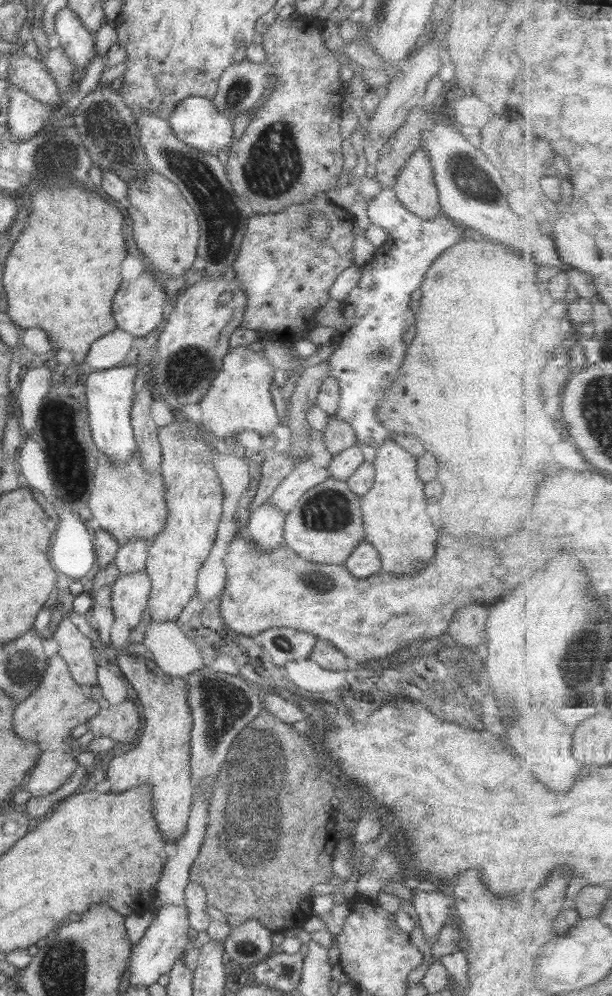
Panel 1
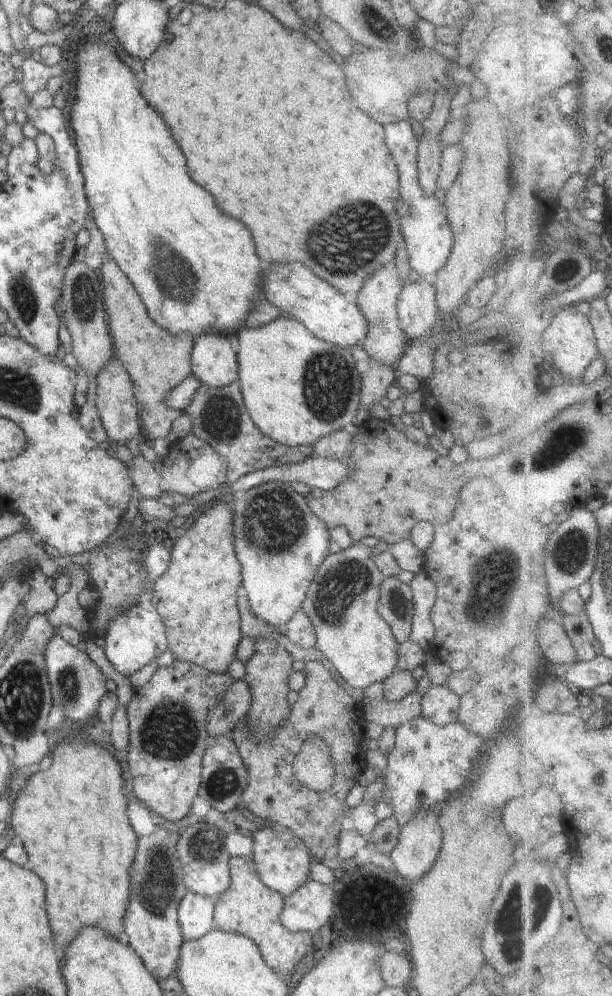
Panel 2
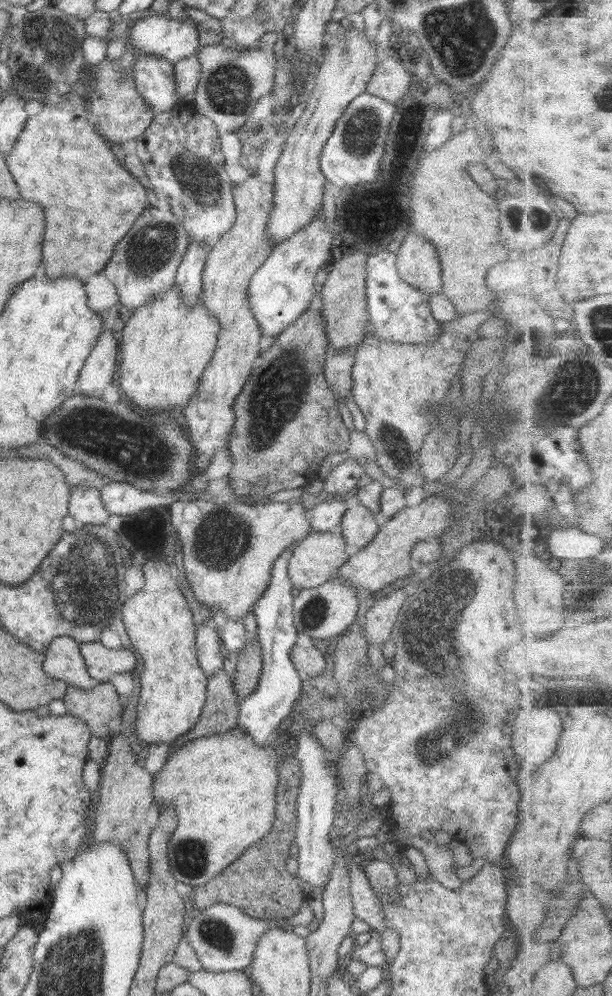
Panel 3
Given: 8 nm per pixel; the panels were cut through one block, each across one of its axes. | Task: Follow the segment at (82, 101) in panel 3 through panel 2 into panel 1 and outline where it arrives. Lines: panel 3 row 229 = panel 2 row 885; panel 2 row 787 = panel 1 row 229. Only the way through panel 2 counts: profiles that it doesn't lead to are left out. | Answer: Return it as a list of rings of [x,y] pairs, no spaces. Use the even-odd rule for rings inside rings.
[[[82,185],[62,187],[40,186],[38,190],[32,192],[31,199],[32,206],[30,210],[22,215],[22,218],[26,216],[26,230],[24,230],[18,237],[18,240],[14,242],[10,255],[6,260],[6,267],[3,273],[3,286],[8,298],[6,300],[6,302],[8,302],[6,313],[21,331],[28,328],[40,328],[46,334],[49,342],[54,345],[56,351],[68,350],[68,352],[72,352],[72,356],[74,356],[73,364],[84,364],[84,360],[92,344],[96,342],[98,338],[104,336],[104,334],[114,331],[117,328],[112,314],[112,303],[116,290],[118,290],[118,286],[120,286],[120,278],[118,278],[118,276],[120,276],[120,264],[126,256],[124,246],[126,246],[128,237],[127,225],[125,224],[123,215],[116,206],[110,204],[107,198],[93,187]]]

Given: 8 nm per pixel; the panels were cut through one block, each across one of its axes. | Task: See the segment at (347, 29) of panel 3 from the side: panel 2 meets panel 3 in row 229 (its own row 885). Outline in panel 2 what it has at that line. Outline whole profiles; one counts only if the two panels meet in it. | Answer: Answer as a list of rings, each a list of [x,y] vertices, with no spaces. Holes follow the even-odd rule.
[[[270,827],[262,828],[253,834],[253,856],[258,877],[262,883],[283,897],[296,893],[300,886],[306,885],[310,879],[311,855],[302,839],[289,830]]]

